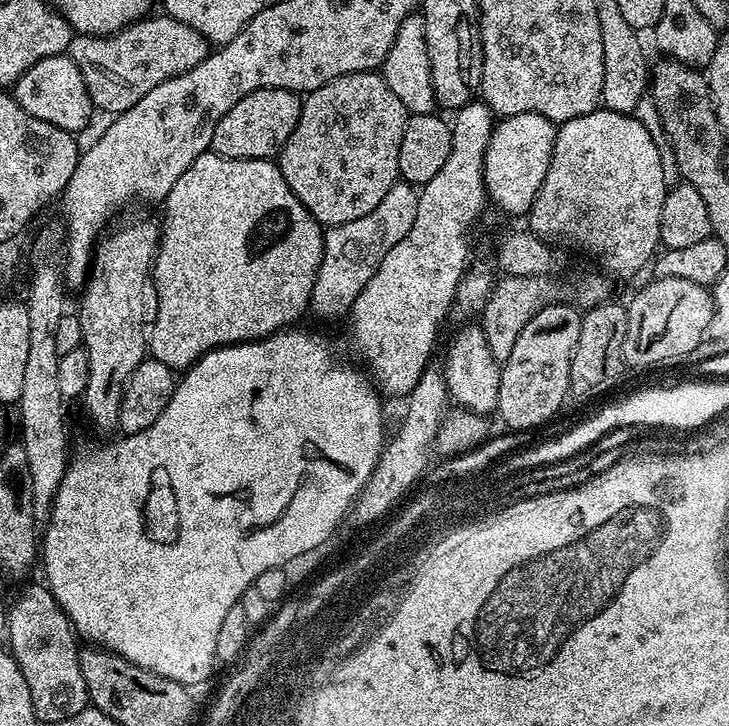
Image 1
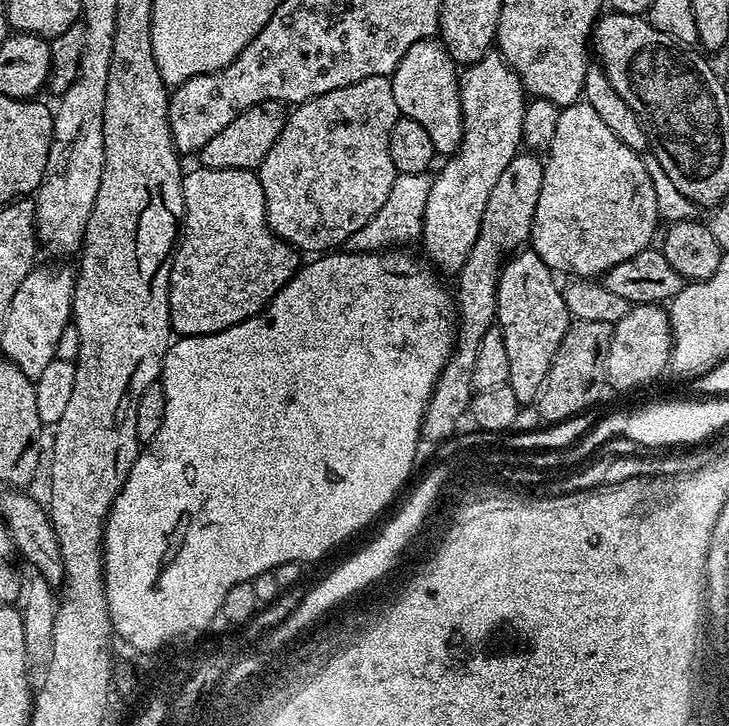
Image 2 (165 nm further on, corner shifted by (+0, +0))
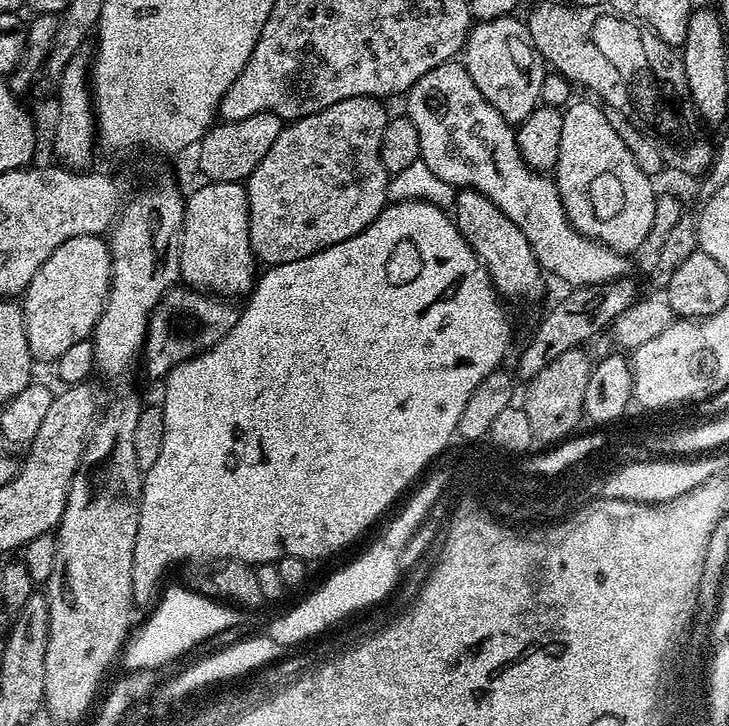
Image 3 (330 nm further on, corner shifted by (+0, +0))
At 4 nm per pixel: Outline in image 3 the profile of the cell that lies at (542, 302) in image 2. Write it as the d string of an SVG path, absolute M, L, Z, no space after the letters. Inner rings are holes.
M462 188L456 193L454 205L456 229L466 238L466 242L474 250L474 254L484 264L490 274L492 284L501 297L521 296L524 300L536 300L544 292L545 273L534 258L534 250L530 250L530 242L526 242L526 234L490 202L478 190Z

